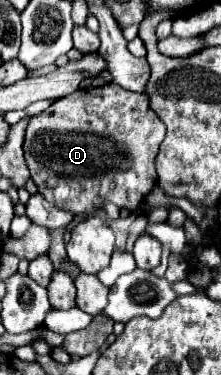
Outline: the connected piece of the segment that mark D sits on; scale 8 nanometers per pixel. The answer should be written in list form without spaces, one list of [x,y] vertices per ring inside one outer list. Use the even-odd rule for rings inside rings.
[[[110,82],[100,88],[76,90],[56,100],[42,114],[34,116],[26,128],[24,158],[38,192],[58,208],[64,208],[72,214],[92,214],[104,208],[106,202],[112,202],[118,208],[134,212],[156,186],[154,158],[162,140],[164,124],[150,108],[148,96],[122,90],[118,84]]]

